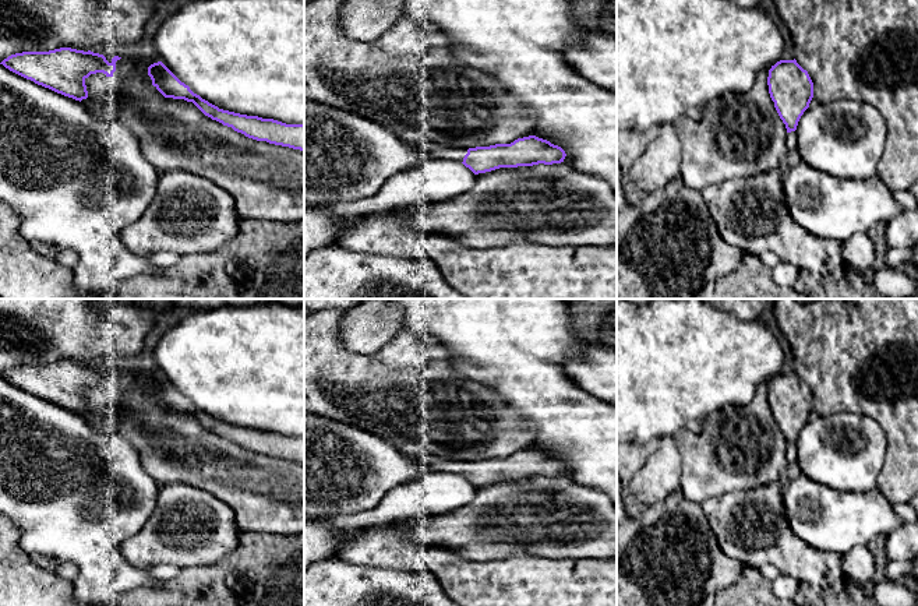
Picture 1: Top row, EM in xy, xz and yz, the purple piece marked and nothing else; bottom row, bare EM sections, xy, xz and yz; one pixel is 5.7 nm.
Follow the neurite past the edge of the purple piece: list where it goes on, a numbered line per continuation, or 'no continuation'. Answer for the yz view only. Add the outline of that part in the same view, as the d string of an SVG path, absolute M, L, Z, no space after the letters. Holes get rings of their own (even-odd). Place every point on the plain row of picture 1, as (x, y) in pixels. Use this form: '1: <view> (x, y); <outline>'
1: yz (791, 450); M797 444L787 445L787 461L790 464L797 464Z

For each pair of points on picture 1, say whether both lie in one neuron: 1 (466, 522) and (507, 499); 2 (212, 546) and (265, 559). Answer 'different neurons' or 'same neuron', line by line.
1: same neuron
2: different neurons

